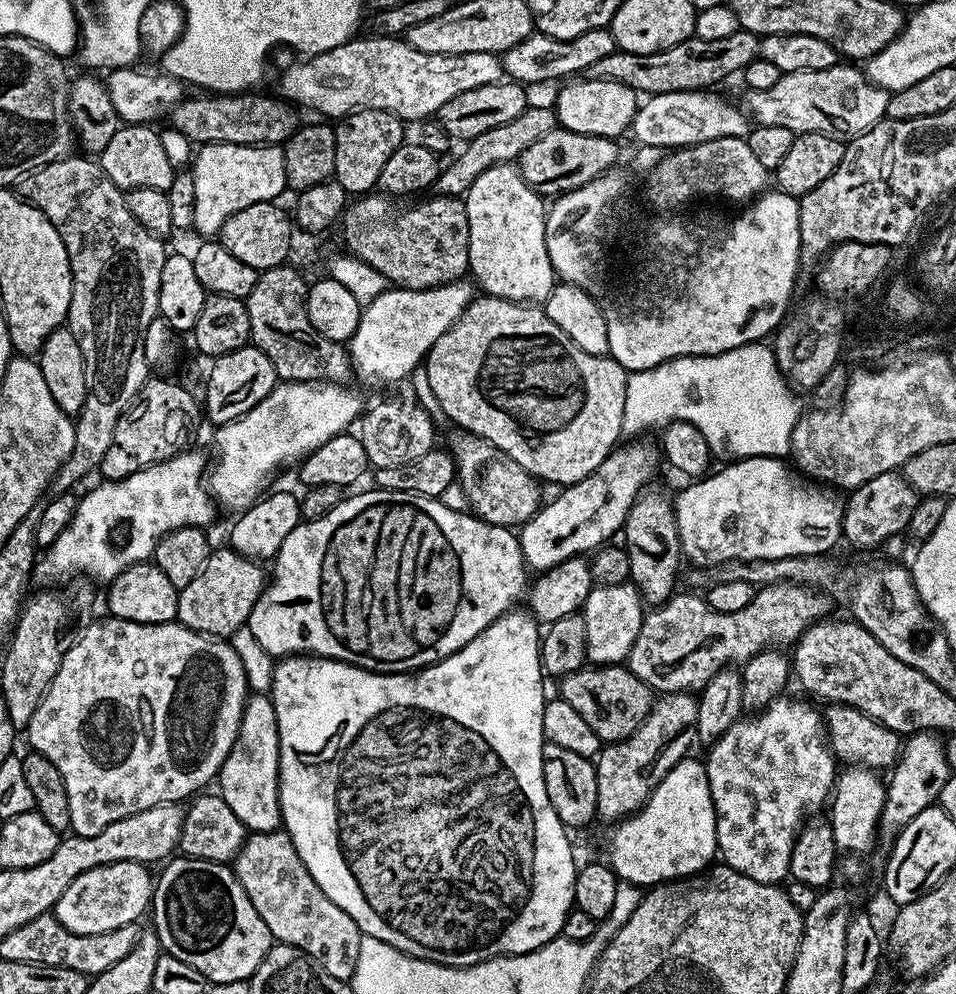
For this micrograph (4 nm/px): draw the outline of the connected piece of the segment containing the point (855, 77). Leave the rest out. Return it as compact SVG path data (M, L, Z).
M841 62L830 70L785 72L770 90L748 92L746 111L756 124L786 126L786 130L797 134L826 134L841 142L861 136L887 117L890 93L872 83L861 69L859 72L856 68L859 67Z

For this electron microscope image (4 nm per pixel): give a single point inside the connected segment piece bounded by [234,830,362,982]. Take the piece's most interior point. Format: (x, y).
(267, 866)

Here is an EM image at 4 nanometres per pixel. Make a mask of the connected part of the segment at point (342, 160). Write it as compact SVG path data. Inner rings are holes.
M360 108L357 112L350 112L335 125L336 145L334 146L334 178L349 194L368 194L376 188L378 174L382 174L382 165L404 143L405 121L400 117L390 114L386 110L373 108Z

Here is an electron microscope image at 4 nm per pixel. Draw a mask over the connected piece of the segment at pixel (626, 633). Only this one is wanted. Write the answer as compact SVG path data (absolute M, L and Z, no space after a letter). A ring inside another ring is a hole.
M629 582L618 586L594 586L588 597L584 599L582 609L586 626L586 660L589 665L624 664L630 650L634 646L634 638L638 638L638 630L642 630L642 622L646 615L646 605L640 598L636 585Z

